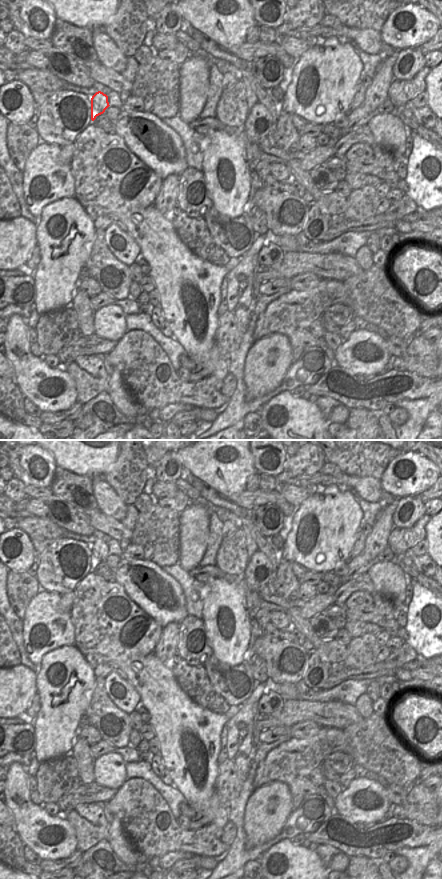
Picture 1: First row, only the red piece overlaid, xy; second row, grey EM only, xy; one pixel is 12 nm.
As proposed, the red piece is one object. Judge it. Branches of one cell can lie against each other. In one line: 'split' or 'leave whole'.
leave whole

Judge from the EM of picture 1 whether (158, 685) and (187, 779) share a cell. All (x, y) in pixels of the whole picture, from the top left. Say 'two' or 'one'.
one

